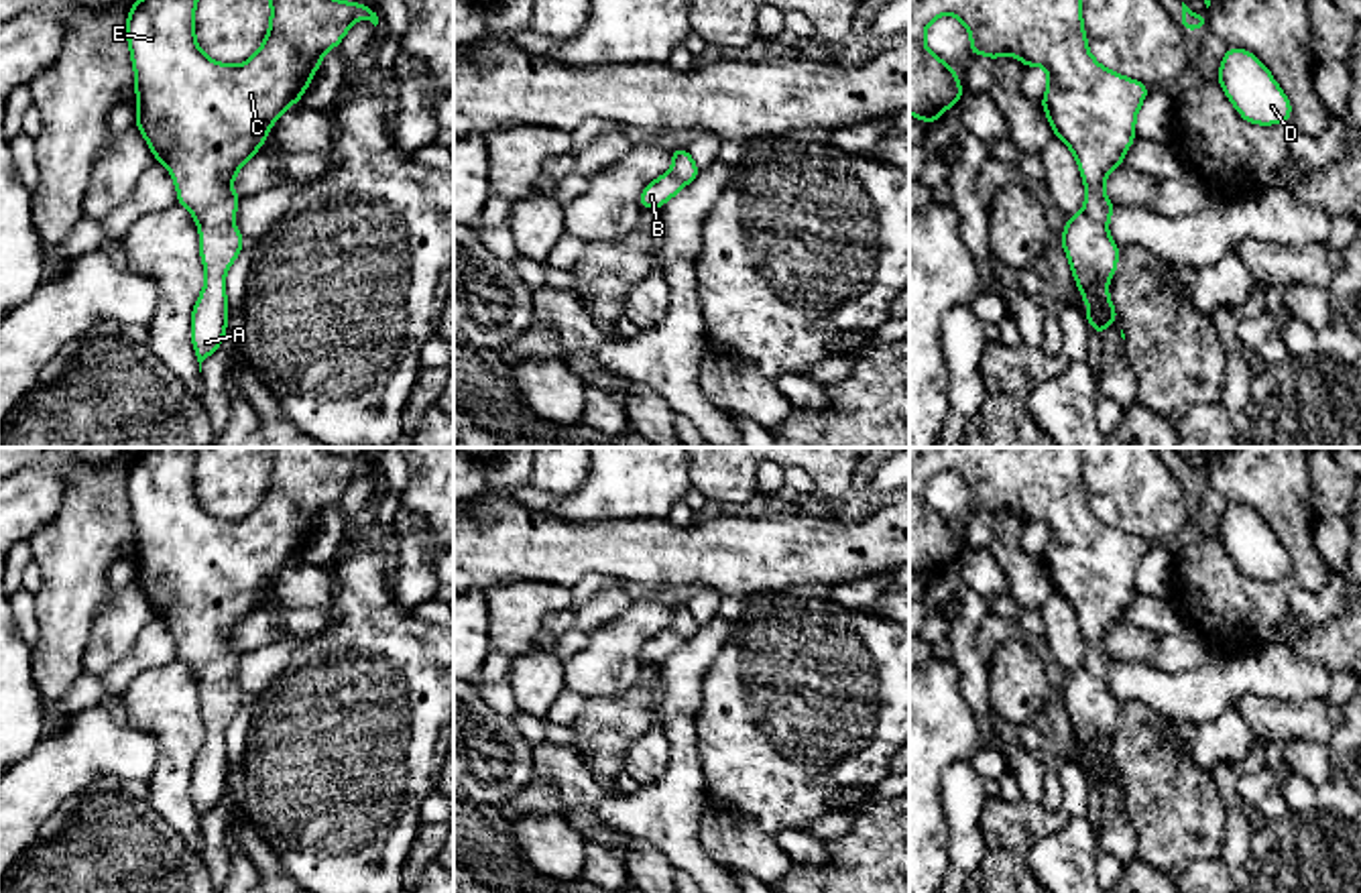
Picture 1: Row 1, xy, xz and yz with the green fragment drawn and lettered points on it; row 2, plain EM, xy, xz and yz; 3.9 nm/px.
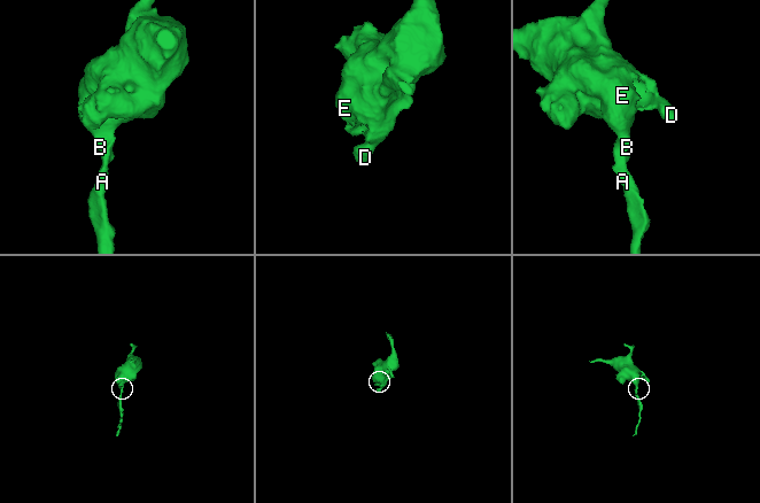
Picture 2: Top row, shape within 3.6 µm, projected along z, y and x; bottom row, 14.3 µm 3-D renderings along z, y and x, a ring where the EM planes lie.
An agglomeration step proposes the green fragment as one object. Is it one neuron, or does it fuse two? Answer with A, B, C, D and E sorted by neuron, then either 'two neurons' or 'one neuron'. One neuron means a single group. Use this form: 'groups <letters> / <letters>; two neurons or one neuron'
groups A B C D E; one neuron

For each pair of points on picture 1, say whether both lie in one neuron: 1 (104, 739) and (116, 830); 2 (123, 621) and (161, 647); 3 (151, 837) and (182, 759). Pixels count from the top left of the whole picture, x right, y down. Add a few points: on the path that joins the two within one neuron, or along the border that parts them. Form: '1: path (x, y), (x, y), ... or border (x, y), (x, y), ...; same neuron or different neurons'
1: border (116, 778), (94, 778), (68, 800); different neurons
2: border (155, 617), (139, 633), (135, 647), (110, 668); different neurons
3: border (145, 798), (192, 851); different neurons

